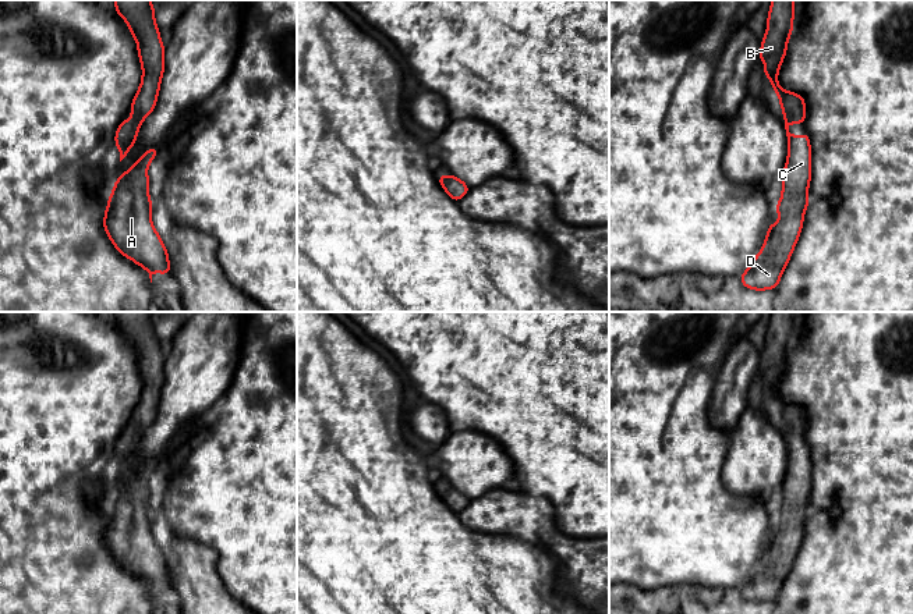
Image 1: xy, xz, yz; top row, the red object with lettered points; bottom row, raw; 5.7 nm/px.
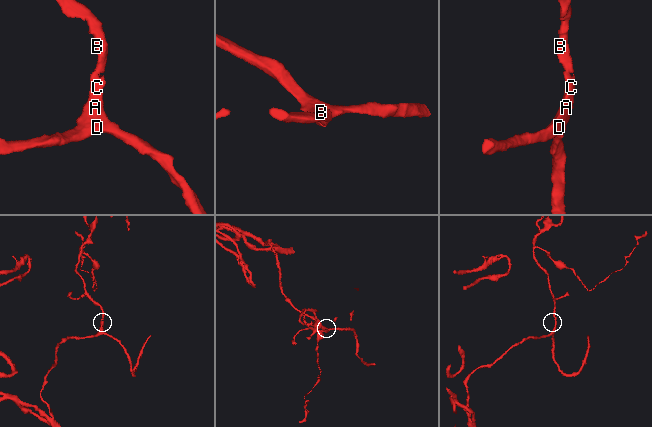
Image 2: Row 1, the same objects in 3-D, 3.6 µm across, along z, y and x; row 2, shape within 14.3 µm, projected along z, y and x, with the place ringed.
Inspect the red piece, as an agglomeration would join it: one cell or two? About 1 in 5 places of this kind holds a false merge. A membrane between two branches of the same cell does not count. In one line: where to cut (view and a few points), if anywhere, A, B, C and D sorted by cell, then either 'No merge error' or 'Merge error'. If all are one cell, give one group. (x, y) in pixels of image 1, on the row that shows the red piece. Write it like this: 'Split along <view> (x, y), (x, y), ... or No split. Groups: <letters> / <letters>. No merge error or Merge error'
No split. Groups: A B C D. No merge error

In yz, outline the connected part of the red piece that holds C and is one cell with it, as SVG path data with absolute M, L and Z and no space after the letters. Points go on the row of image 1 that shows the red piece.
M772 0L758 58L765 63L772 93L779 96L788 136L788 160L782 173L782 195L775 207L779 220L769 224L764 245L747 270L739 277L750 290L775 290L800 237L804 212L808 206L811 180L810 135L792 135L789 124L806 121L806 100L796 92L783 90L778 72L786 56L793 31L795 0Z

